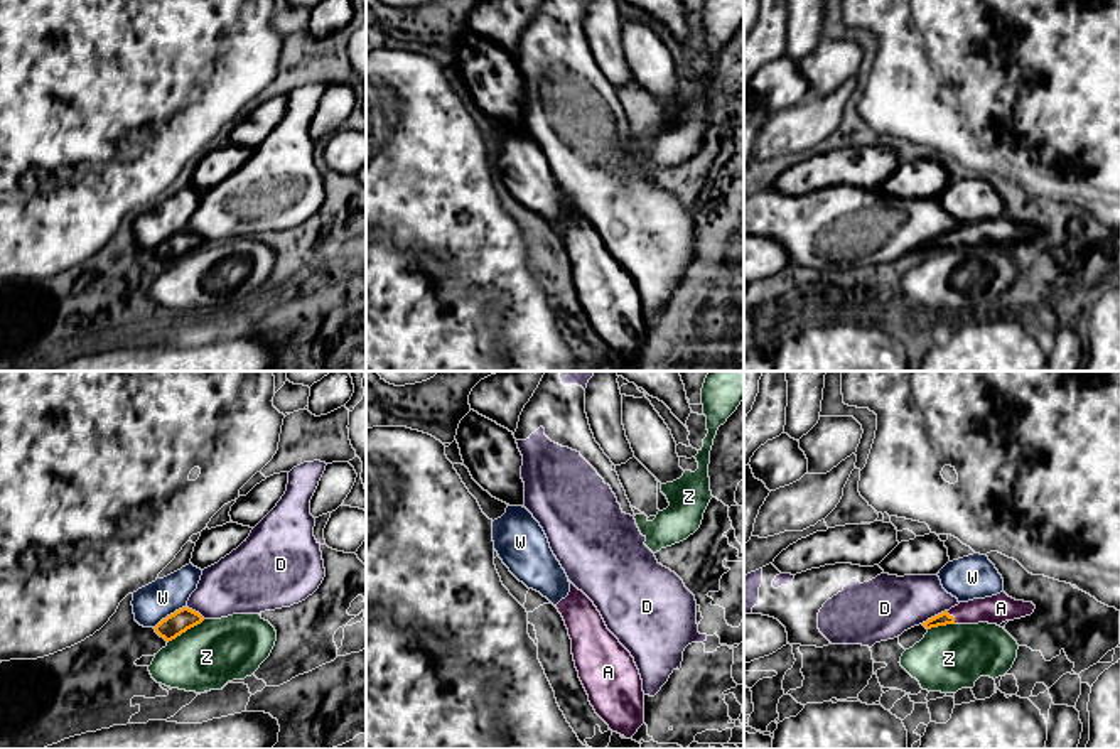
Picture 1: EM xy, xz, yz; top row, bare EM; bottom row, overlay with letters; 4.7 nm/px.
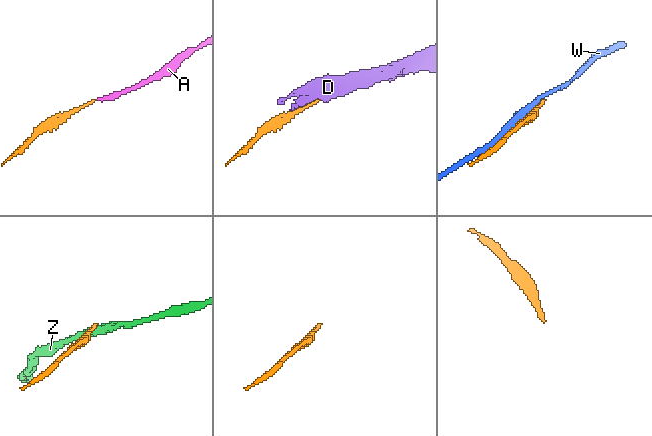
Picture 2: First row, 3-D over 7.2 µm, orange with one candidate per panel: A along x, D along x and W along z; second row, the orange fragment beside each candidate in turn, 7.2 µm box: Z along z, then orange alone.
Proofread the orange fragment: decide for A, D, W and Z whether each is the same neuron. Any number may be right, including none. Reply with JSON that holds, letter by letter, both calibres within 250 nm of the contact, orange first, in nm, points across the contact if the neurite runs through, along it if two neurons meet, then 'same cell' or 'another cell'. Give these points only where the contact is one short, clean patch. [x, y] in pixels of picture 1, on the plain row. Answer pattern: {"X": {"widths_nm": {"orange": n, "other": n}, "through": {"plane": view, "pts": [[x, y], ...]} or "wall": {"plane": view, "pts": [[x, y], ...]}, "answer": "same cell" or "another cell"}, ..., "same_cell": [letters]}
{"A": {"widths_nm": {"orange": 60, "other": 140}, "through": {"plane": "yz", "pts": [[942, 242], [953, 240], [963, 235], [1001, 230]]}, "answer": "same cell"}, "D": {"widths_nm": {"orange": 60, "other": 300}, "answer": "another cell"}, "W": {"widths_nm": {"orange": 110, "other": 180}, "answer": "another cell"}, "Z": {"widths_nm": {"orange": 110, "other": 320}, "wall": {"plane": "xy", "pts": [[204, 242], [167, 265]]}, "answer": "another cell"}, "same_cell": ["A"]}

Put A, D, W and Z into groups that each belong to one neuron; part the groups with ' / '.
A / D / W / Z

